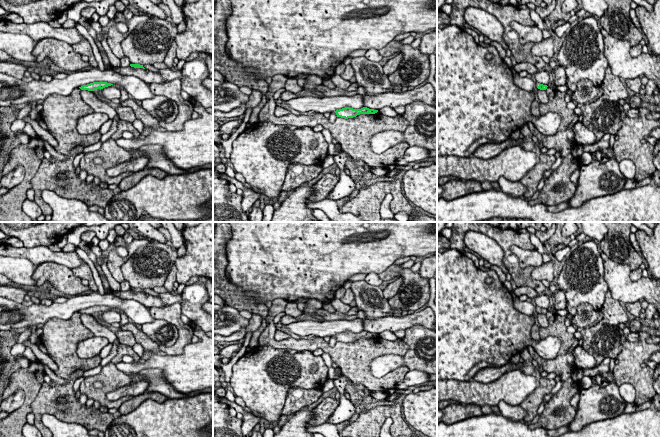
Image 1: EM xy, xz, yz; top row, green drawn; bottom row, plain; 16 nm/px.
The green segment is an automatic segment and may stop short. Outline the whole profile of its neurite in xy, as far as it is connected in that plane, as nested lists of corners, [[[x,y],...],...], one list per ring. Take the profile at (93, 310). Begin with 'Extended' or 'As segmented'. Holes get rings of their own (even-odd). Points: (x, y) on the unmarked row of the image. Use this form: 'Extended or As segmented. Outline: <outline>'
As segmented. Outline: [[[93,306],[87,309],[83,309],[79,311],[81,314],[88,314],[88,315],[94,315],[96,313],[103,313],[105,311],[111,310],[113,308],[107,307],[107,306]]]

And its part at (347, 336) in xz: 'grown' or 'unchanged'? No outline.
unchanged

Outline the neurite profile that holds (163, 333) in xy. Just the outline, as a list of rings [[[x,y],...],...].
[[[154,320],[151,323],[145,323],[141,330],[159,346],[172,346],[179,337],[176,326],[165,320]]]

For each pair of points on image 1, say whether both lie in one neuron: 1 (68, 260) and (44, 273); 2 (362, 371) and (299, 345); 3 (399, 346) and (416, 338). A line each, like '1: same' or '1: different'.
1: different
2: same
3: different

